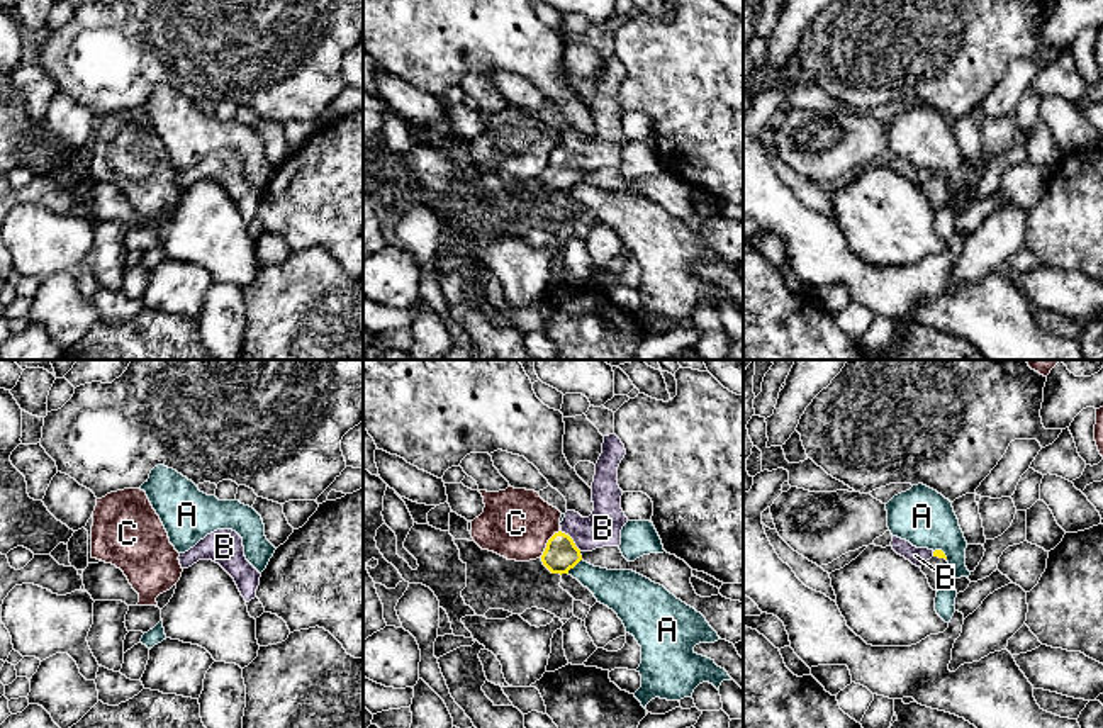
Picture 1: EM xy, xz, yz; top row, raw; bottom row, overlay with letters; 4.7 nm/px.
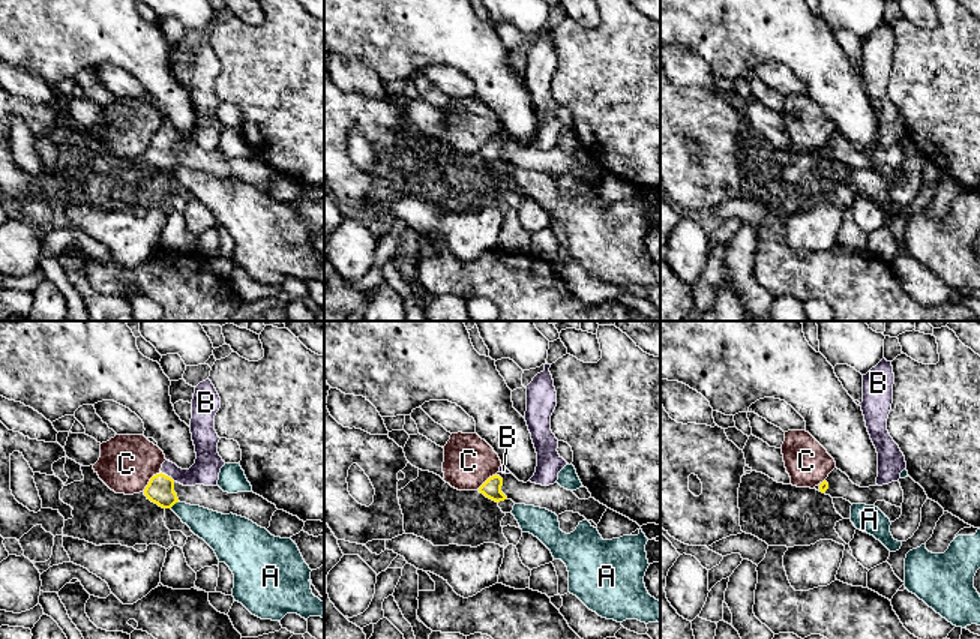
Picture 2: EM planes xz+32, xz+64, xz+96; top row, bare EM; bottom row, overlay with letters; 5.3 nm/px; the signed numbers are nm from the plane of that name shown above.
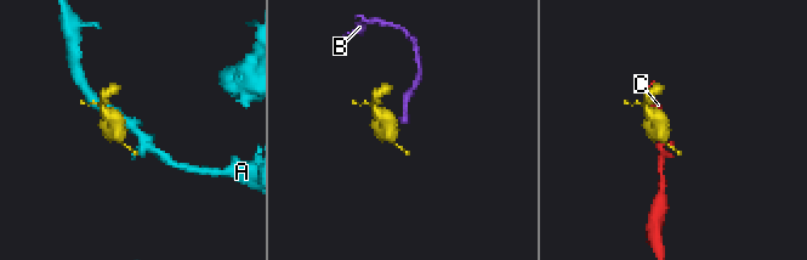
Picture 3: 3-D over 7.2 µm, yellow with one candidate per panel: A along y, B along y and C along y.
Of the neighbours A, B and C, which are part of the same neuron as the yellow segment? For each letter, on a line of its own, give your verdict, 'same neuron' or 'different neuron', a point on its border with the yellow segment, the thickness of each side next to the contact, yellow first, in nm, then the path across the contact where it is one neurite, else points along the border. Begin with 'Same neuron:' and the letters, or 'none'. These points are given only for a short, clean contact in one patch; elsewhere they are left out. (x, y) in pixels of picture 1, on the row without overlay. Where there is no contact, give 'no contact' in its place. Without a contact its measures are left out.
Same neuron: B
A: different neuron; contact xz (574, 185); calibres 160 and 190 nm; border xz (581, 179), (567, 192)
B: same neuron; contact xz (572, 160); calibres 160 and 180 nm; way xz (560, 175), (572, 160), (579, 153), (603, 148)
C: different neuron; contact xz (547, 163); calibres 160 and 340 nm

